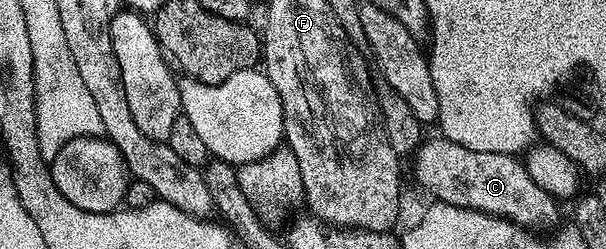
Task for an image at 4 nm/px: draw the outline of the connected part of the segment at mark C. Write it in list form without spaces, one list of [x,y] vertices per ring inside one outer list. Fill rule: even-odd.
[[[436,135],[435,138],[424,140],[419,148],[413,154],[415,160],[415,177],[419,180],[419,185],[423,189],[428,189],[432,193],[432,198],[438,199],[444,205],[456,205],[462,209],[480,209],[483,213],[493,213],[496,216],[508,218],[516,223],[523,224],[527,227],[533,227],[537,221],[547,221],[555,213],[555,205],[557,205],[556,198],[551,197],[545,191],[541,191],[541,187],[537,187],[537,183],[533,183],[533,179],[529,175],[526,164],[522,160],[516,159],[509,153],[490,153],[489,151],[469,151],[469,147],[465,147],[461,143],[453,143],[448,137]]]

